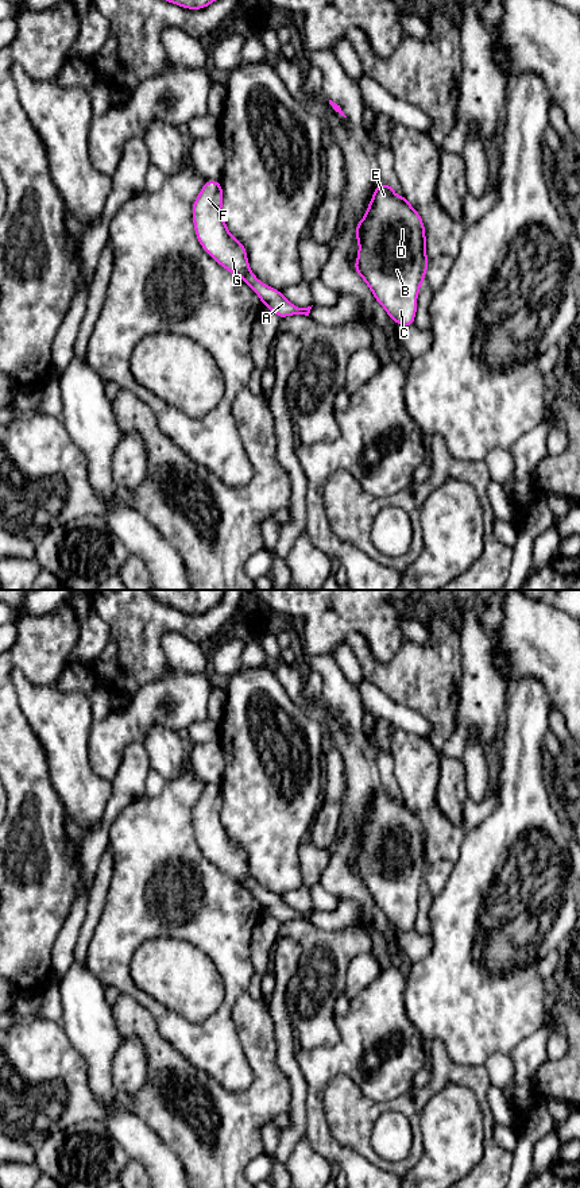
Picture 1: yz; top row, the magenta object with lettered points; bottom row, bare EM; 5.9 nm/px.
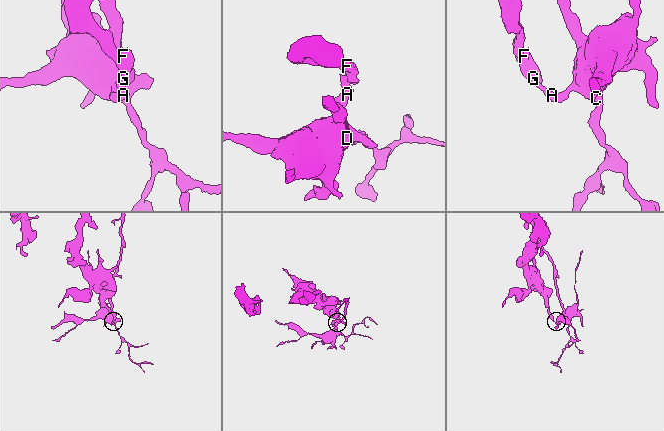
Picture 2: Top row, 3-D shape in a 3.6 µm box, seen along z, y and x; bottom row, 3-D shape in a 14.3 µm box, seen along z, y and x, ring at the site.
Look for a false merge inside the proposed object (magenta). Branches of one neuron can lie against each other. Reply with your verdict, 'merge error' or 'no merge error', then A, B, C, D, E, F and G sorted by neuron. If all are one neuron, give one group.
merge error | A B C D E / F G

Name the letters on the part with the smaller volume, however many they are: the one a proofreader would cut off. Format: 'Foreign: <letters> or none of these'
Foreign: A, B, C, D, E

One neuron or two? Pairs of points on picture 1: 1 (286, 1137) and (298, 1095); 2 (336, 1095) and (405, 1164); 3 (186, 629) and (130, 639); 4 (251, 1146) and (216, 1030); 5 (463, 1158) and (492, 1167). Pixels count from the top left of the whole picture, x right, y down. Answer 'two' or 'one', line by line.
1: one
2: one
3: one
4: two
5: two

